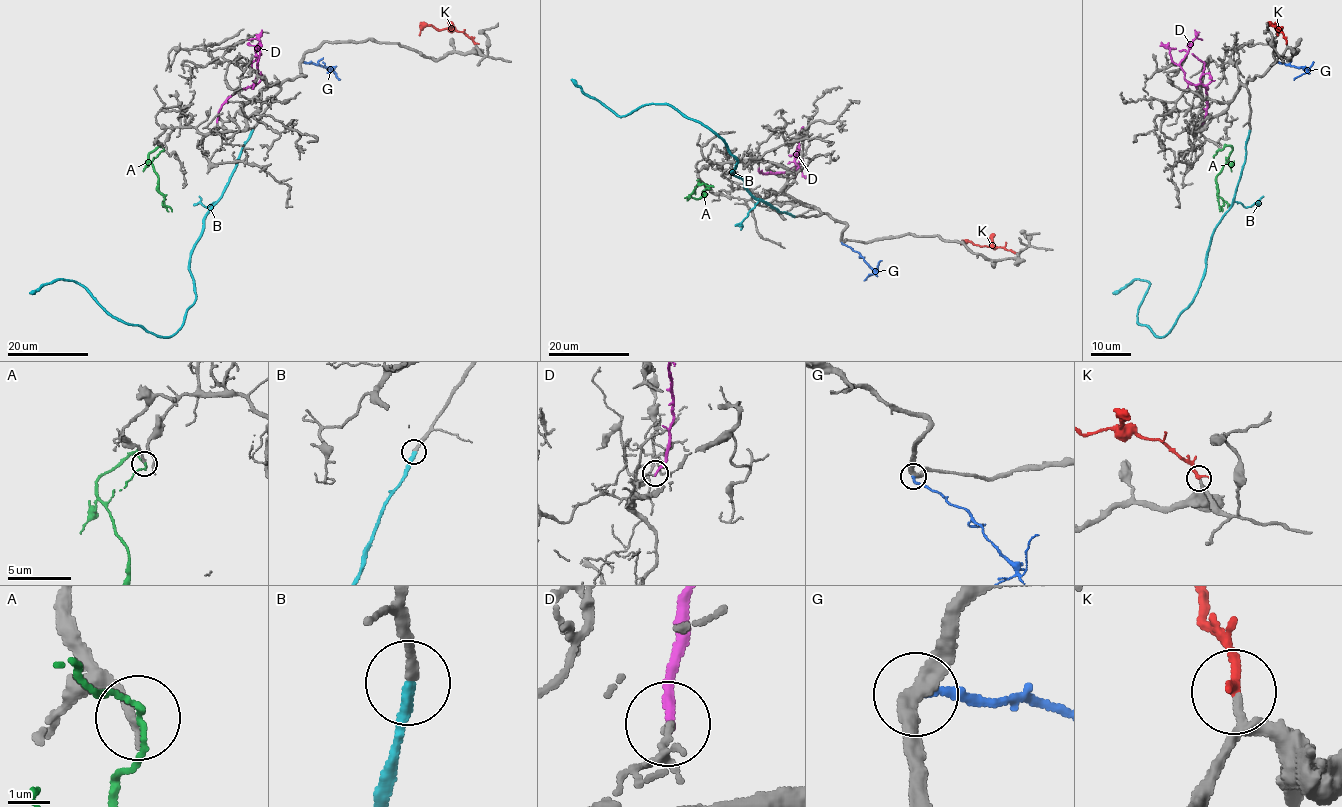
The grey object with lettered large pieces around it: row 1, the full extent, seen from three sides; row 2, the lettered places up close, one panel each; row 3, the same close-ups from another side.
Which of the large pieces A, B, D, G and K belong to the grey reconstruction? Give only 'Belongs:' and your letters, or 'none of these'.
Belongs: B, K

